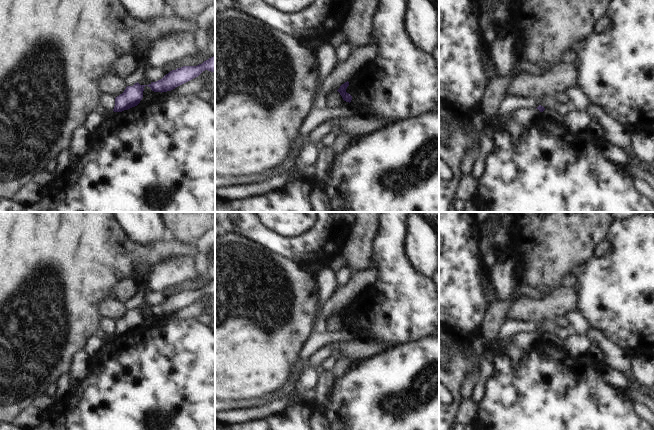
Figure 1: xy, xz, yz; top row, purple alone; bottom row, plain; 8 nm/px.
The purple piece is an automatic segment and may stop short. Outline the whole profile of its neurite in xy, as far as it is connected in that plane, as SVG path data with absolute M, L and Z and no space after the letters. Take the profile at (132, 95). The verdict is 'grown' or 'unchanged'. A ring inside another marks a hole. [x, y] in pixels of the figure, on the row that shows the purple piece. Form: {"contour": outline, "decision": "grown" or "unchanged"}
{"contour": "M215 56L197 66L183 66L170 71L162 79L151 82L149 85L127 86L122 94L115 98L114 112L122 112L137 106L143 98L144 87L148 86L154 92L167 92L198 77L203 71L215 72Z", "decision": "unchanged"}

